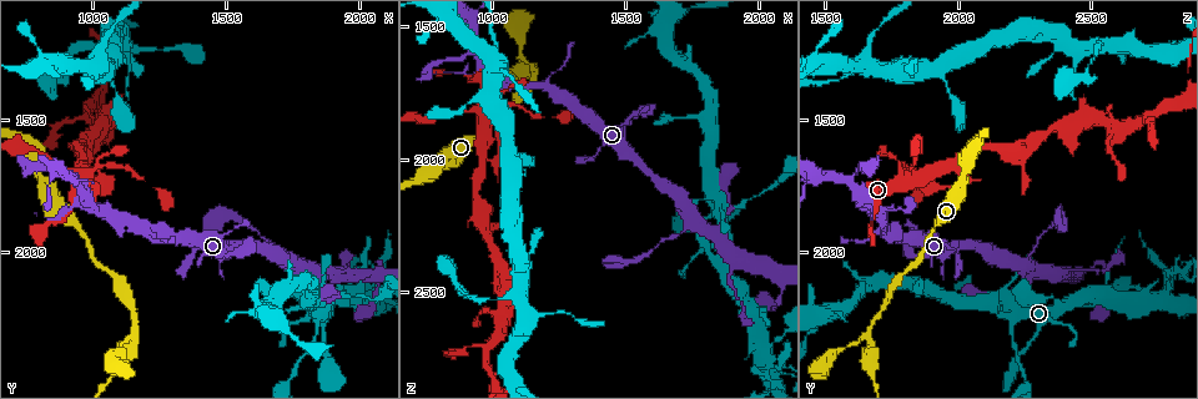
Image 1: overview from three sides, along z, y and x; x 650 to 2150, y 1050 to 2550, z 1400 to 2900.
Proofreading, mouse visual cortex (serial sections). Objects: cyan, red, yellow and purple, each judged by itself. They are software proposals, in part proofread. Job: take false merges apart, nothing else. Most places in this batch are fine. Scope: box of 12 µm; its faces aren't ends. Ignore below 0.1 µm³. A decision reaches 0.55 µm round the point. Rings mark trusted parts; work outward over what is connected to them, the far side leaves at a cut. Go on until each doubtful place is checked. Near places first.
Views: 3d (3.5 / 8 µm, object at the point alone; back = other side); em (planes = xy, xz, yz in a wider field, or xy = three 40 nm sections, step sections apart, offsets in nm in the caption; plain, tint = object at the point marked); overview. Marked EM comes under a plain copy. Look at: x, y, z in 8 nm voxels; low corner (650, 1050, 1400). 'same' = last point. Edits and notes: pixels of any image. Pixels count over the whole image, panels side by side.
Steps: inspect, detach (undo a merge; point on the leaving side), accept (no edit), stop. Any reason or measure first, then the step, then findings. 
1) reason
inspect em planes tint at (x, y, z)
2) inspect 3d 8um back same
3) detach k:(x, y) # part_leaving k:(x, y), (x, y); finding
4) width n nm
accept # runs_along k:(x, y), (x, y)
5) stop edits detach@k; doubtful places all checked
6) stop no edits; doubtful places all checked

a fork
inspect 3d 3.5um at (1150, 2310, 1670)

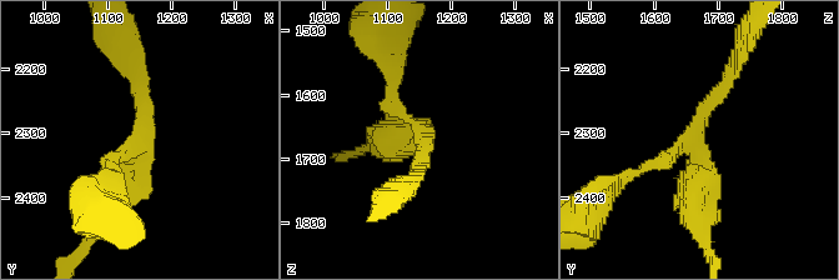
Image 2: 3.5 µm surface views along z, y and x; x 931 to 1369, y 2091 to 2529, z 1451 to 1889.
inspect em xy step 5 tint at (1155, 2300, 1665)

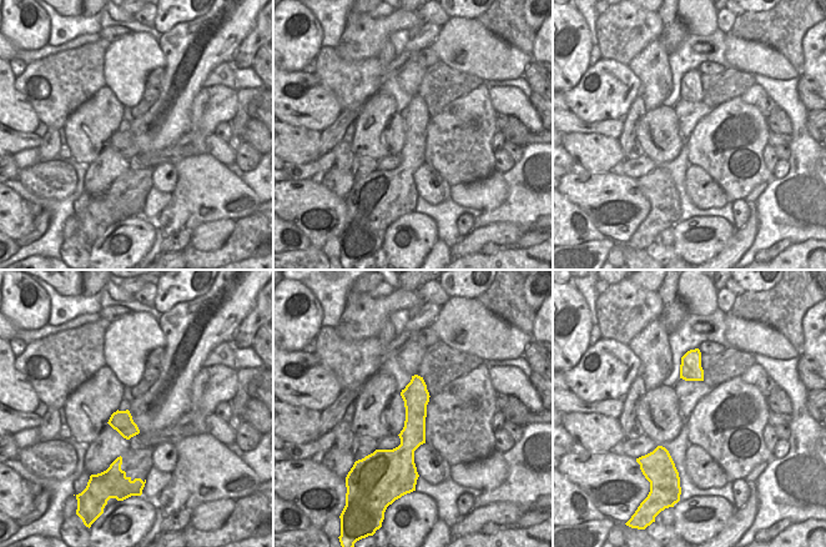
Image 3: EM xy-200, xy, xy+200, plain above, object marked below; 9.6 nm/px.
arm_widths 150, 150, 400 nm
accept # runs_along 3:(417, 379), (414, 431), (406, 463); continuous, no second cell

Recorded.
sharp bend
inspect 3d 8um at (950, 1700, 1820)

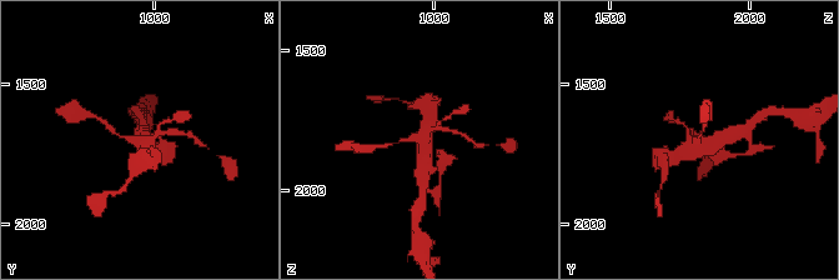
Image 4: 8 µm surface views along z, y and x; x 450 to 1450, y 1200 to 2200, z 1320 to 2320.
shape alone is not enough
inspect em planes tint at (960, 1710, 1820)

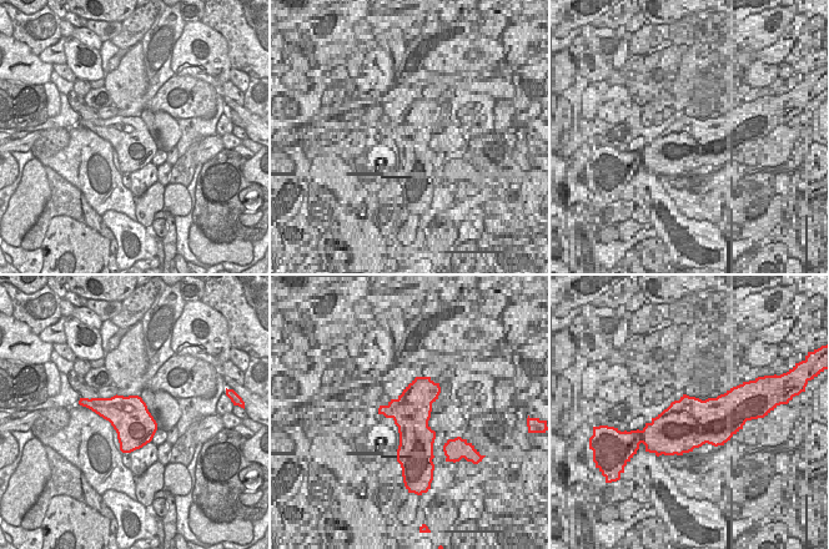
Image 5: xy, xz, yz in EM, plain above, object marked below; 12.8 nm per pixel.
width 500 nm
accept # runs_along 4:(664, 159), (729, 135); continuous, no second cell

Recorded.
arms run side by side
inspect 3d 3.5um at (2030, 2070, 2810)

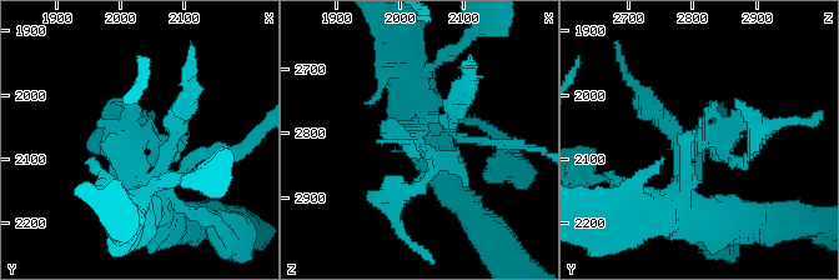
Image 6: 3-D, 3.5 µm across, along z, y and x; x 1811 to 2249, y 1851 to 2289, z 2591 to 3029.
inspect em xy step 1 tint at (2030, 2075, 2815)

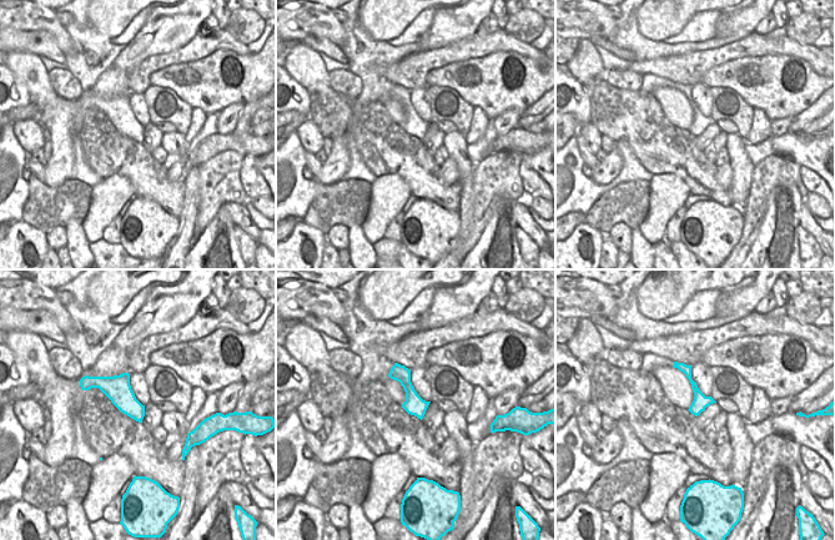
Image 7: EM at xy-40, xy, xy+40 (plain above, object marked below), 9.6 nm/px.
accept # runs_along 6:(413, 109), (436, 166), (402, 193); one cell here

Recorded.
stop no edits; doubtful places all checked

